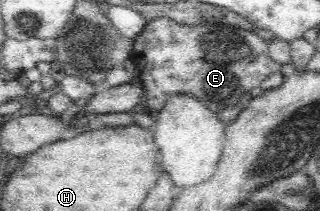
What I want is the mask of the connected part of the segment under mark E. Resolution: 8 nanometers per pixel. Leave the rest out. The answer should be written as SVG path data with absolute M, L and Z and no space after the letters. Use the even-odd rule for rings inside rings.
M159 18L149 22L137 37L129 59L144 82L145 104L153 115L161 112L175 94L188 94L214 112L224 127L231 126L251 104L251 92L282 68L271 58L265 40L228 23L191 26Z

